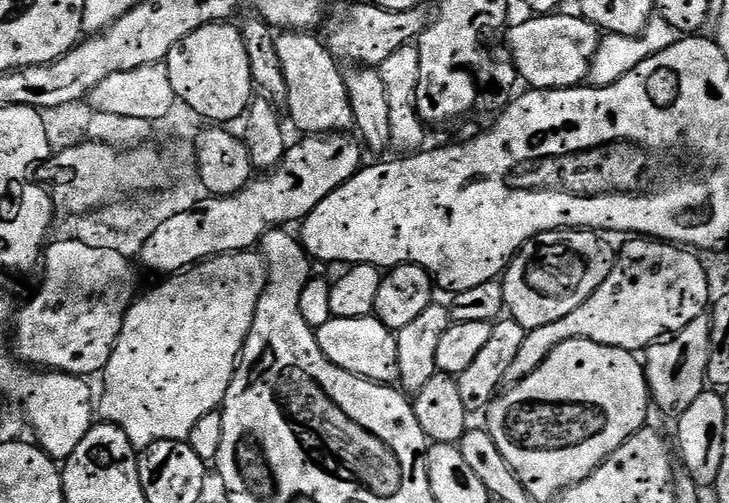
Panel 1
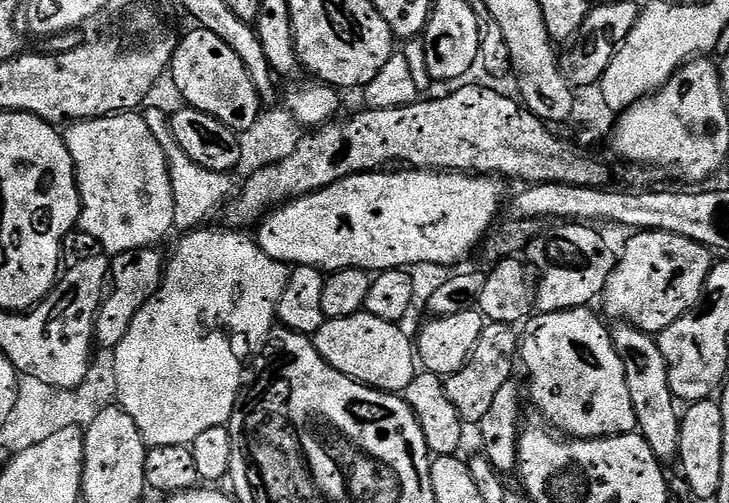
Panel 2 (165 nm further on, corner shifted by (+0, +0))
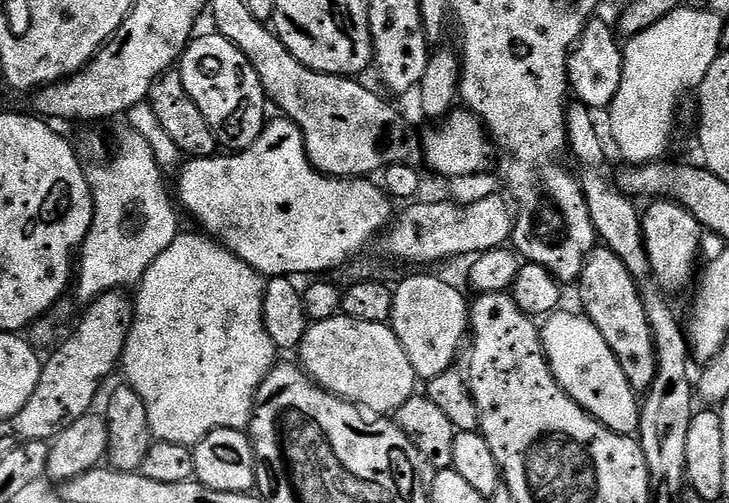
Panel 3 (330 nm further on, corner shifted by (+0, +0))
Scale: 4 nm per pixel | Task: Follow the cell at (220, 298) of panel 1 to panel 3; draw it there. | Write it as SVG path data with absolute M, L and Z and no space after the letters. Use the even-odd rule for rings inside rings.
M192 232L186 233L185 236L184 233L177 234L174 242L170 242L170 246L166 246L166 250L162 250L162 254L158 254L158 258L152 263L150 270L146 270L144 279L138 285L140 297L135 297L134 300L132 329L124 347L122 361L122 372L124 368L124 376L128 379L125 380L127 387L133 388L138 394L138 398L142 398L142 402L146 402L146 414L150 418L150 430L153 437L156 440L178 442L189 446L199 444L202 438L206 438L216 428L247 429L249 422L252 421L252 408L256 405L258 390L278 363L278 357L276 357L278 350L274 346L274 342L270 342L270 334L266 334L264 325L265 277L242 257L234 255L230 249L225 248L219 240L214 240L207 234L199 235L195 236Z

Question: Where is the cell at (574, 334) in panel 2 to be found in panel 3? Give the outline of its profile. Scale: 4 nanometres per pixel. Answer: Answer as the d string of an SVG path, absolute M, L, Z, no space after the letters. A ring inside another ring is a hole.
M564 311L553 312L540 328L540 339L544 341L544 353L556 384L562 386L565 394L574 398L582 410L589 412L612 432L635 437L640 431L641 401L633 392L626 374L622 374L622 366L614 350L610 350L606 338L602 338L602 330L598 330L587 315L579 311Z

